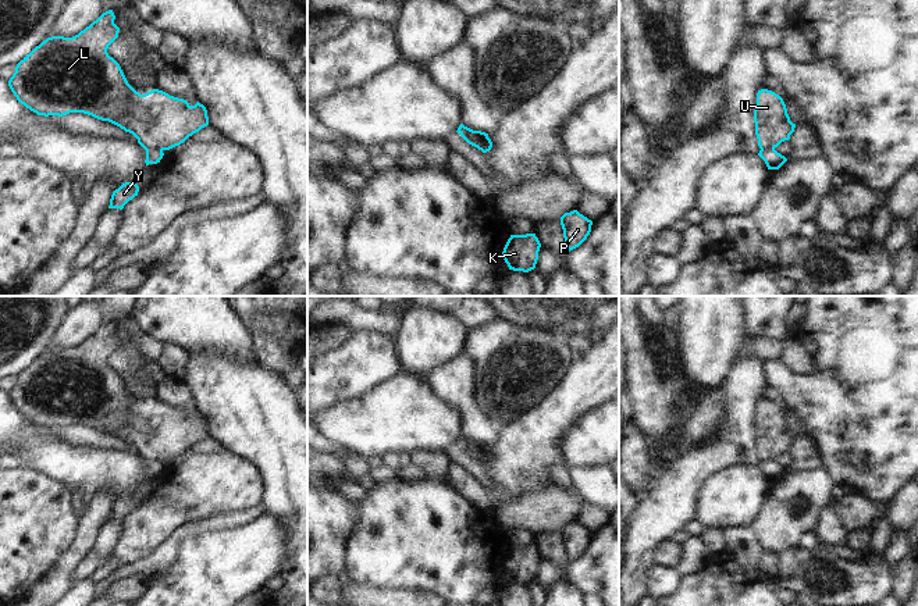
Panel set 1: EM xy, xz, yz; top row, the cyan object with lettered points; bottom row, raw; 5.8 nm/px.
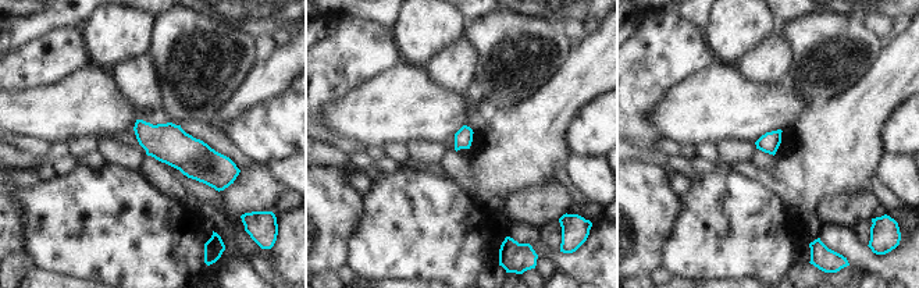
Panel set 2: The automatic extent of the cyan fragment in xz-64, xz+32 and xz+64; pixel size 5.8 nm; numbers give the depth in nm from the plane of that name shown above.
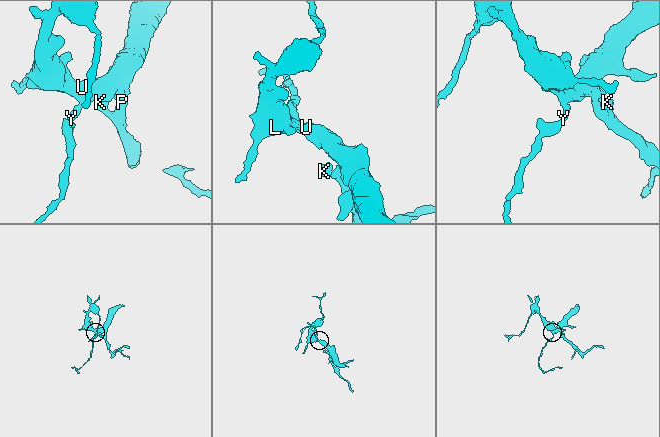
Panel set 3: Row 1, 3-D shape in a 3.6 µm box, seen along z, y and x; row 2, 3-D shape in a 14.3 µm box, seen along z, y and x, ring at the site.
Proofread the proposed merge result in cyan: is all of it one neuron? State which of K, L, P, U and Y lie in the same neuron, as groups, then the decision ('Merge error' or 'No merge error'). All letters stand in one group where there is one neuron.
Groups: K L P U / Y. Merge error.

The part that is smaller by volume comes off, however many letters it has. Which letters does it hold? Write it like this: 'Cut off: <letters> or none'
Cut off: Y

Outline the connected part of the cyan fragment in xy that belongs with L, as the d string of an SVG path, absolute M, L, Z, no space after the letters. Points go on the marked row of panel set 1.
M113 10L103 13L96 21L72 38L51 36L36 46L15 67L8 86L17 100L38 115L67 115L83 113L102 121L108 121L132 133L146 150L170 150L184 143L189 136L209 125L207 110L199 101L191 106L186 100L153 89L145 95L136 92L127 81L120 64L108 56L108 46L118 38L120 28L114 24Z

